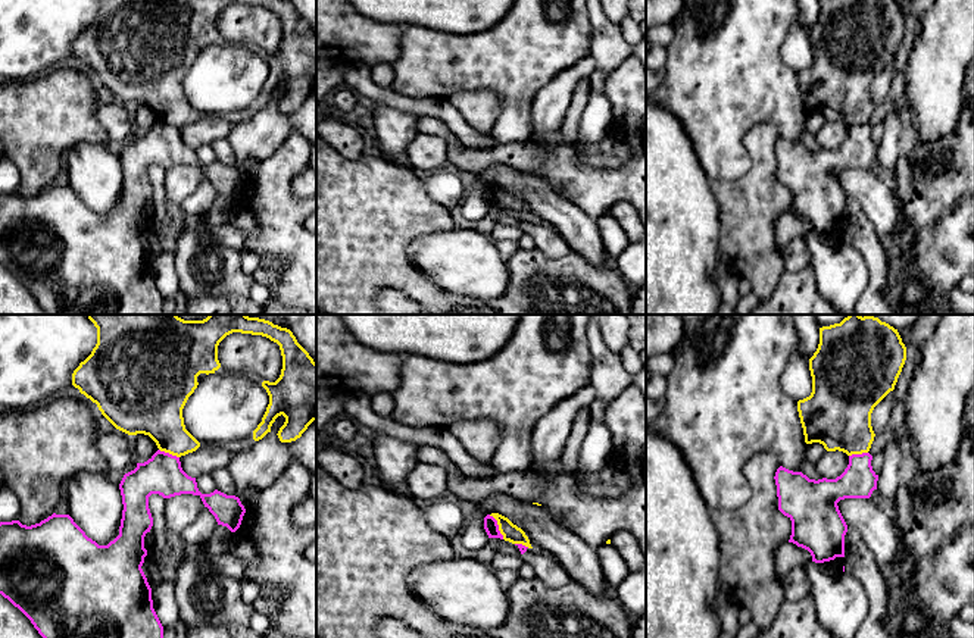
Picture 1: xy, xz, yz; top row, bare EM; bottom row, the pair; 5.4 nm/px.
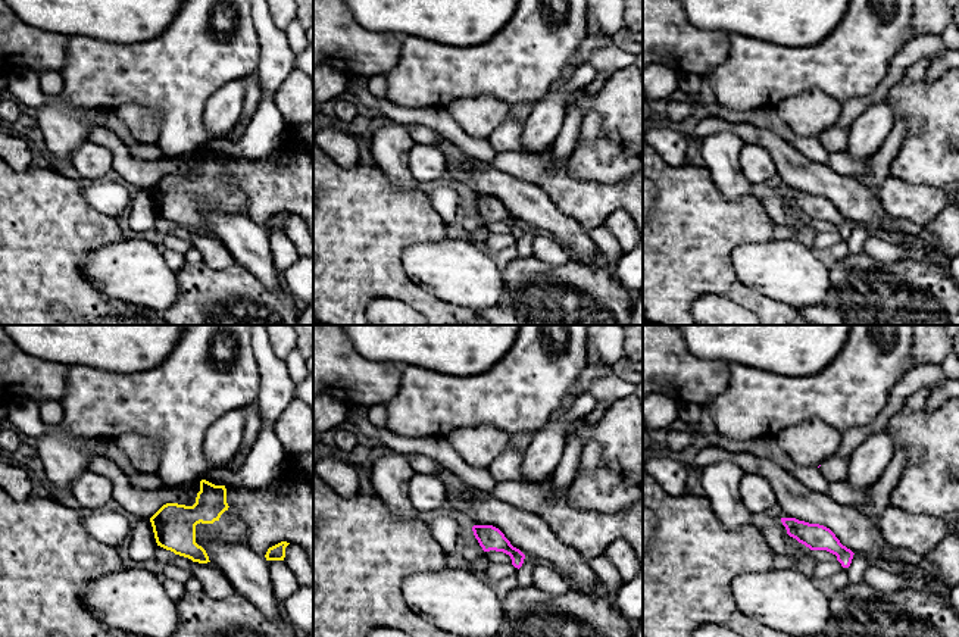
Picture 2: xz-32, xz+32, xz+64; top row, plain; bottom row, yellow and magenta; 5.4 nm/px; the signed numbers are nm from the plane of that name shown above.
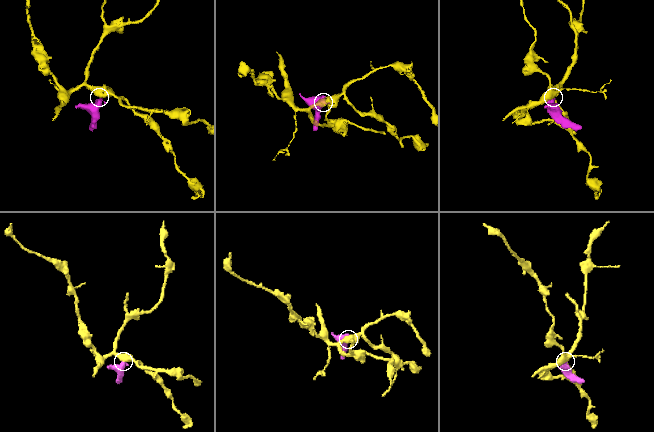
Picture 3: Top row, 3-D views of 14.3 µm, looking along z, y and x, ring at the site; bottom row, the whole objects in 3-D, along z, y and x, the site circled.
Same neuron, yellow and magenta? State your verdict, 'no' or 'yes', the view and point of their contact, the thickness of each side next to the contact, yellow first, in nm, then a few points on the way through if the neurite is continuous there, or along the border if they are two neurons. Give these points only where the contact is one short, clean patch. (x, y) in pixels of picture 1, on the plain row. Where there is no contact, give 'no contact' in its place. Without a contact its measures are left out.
no | xz (499, 197) | 100/80 nm | along xz (489, 185), (496, 191), (503, 209)

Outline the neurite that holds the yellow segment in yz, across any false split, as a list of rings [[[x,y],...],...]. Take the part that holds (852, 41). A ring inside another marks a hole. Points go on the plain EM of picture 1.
[[[820,0],[820,15],[809,29],[812,63],[797,72],[805,113],[820,113],[827,122],[843,122],[847,126],[868,123],[874,112],[871,84],[895,60],[906,31],[906,18],[897,0]]]

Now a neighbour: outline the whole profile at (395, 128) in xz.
[[[374,101],[372,112],[374,137],[383,157],[396,166],[413,171],[408,157],[408,146],[418,134],[418,116],[383,101]]]

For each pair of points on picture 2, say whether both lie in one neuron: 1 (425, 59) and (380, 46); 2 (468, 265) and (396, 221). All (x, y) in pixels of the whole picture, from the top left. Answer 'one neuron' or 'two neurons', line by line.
1: two neurons
2: two neurons

